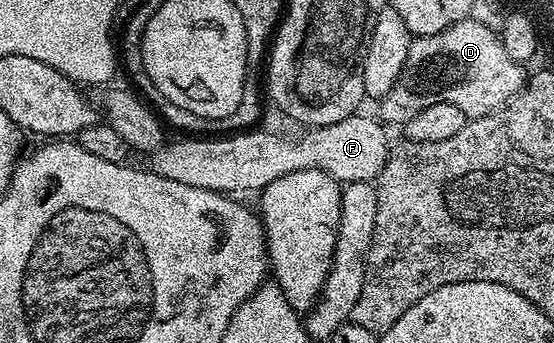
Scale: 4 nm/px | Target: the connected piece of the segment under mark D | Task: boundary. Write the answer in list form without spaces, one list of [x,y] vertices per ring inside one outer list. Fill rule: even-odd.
[[[469,17],[442,29],[442,33],[417,35],[413,38],[410,53],[406,53],[406,65],[402,65],[402,73],[398,73],[394,89],[390,89],[390,93],[386,93],[384,98],[379,100],[378,115],[388,125],[406,124],[410,121],[410,117],[414,117],[414,113],[422,113],[426,105],[436,103],[434,93],[428,89],[424,91],[426,83],[430,83],[430,87],[436,87],[440,103],[440,95],[444,93],[444,89],[450,89],[454,81],[458,85],[464,85],[470,79],[470,75],[486,75],[486,91],[492,89],[500,91],[502,87],[514,96],[524,88],[526,82],[524,70],[521,64],[510,57],[510,53],[506,53],[497,32],[491,31],[486,25],[478,25],[478,21]],[[420,75],[424,87],[420,85]]]

